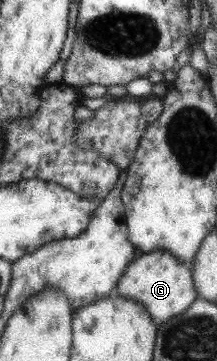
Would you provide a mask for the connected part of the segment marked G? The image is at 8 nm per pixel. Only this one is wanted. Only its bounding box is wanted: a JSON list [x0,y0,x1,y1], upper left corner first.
[113,251,196,326]

